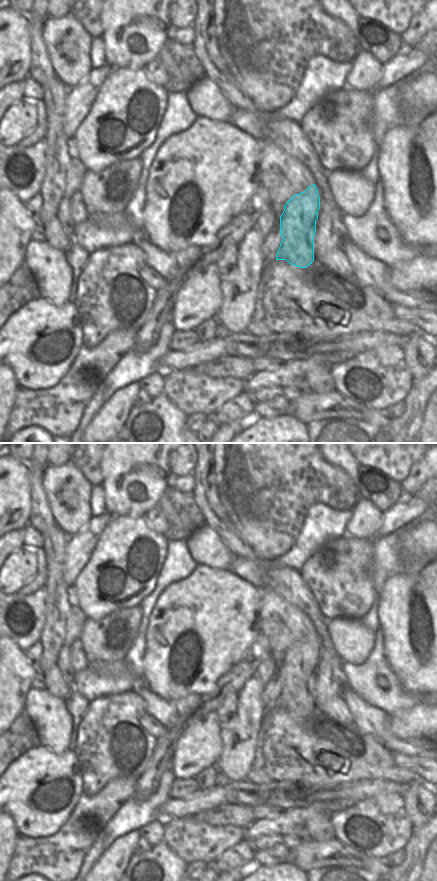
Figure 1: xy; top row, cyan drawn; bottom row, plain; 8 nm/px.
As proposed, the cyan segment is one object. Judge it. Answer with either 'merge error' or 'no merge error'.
merge error

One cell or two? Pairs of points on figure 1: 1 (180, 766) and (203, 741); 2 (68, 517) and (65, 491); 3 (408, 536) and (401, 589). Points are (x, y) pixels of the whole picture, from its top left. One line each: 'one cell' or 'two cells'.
1: one cell
2: one cell
3: two cells

